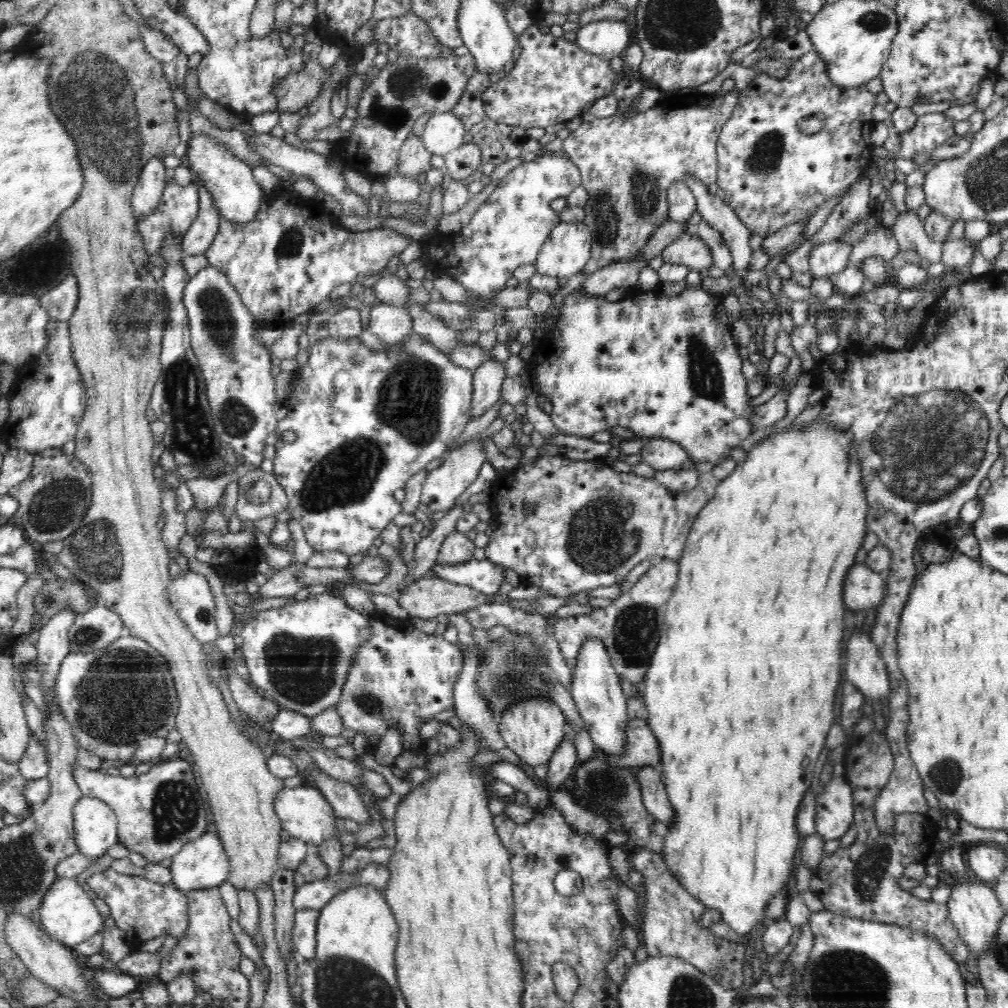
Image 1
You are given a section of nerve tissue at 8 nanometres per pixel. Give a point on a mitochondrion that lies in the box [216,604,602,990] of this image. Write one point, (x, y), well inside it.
(303, 669)

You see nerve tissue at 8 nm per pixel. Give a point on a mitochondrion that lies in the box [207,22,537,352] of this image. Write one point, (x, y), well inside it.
(405, 81)

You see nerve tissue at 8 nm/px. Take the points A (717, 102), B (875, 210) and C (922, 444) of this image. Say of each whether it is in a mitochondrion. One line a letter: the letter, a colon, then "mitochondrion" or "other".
A: other
B: other
C: mitochondrion

